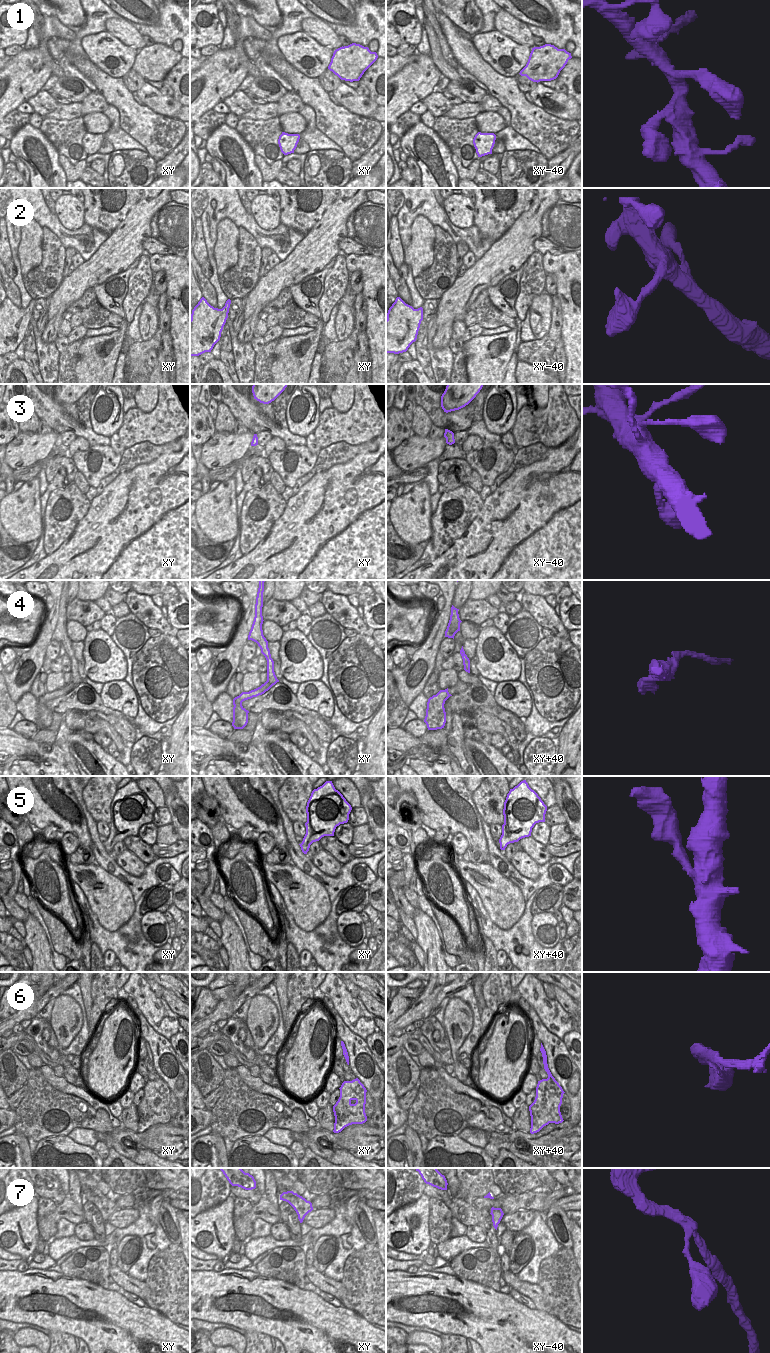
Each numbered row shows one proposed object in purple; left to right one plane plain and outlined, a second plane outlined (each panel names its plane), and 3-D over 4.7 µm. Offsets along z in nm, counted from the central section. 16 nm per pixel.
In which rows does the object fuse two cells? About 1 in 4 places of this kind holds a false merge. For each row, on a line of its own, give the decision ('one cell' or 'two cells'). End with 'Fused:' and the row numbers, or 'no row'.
1: one cell
2: one cell
3: one cell
4: one cell
5: one cell
6: one cell
7: one cell
Fused: no row

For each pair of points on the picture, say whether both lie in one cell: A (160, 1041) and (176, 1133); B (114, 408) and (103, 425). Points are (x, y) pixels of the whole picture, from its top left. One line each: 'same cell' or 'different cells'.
A: different cells
B: same cell

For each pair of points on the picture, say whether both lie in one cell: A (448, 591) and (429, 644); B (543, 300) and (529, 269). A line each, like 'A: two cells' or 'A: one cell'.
A: one cell
B: two cells

